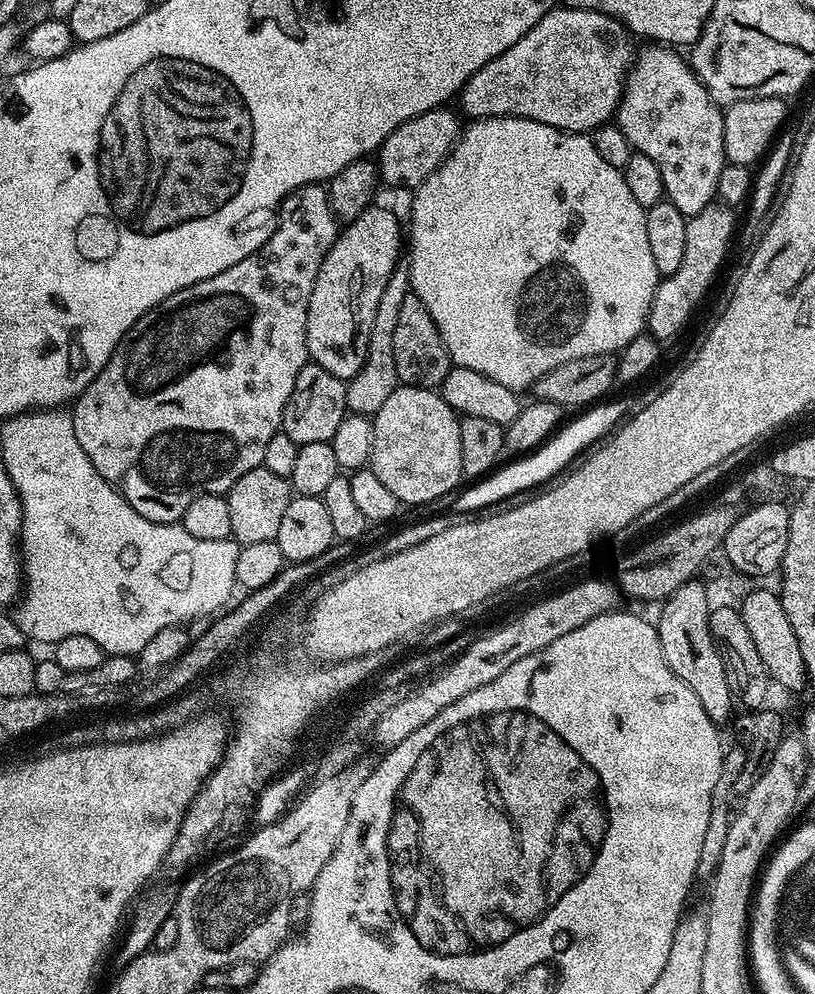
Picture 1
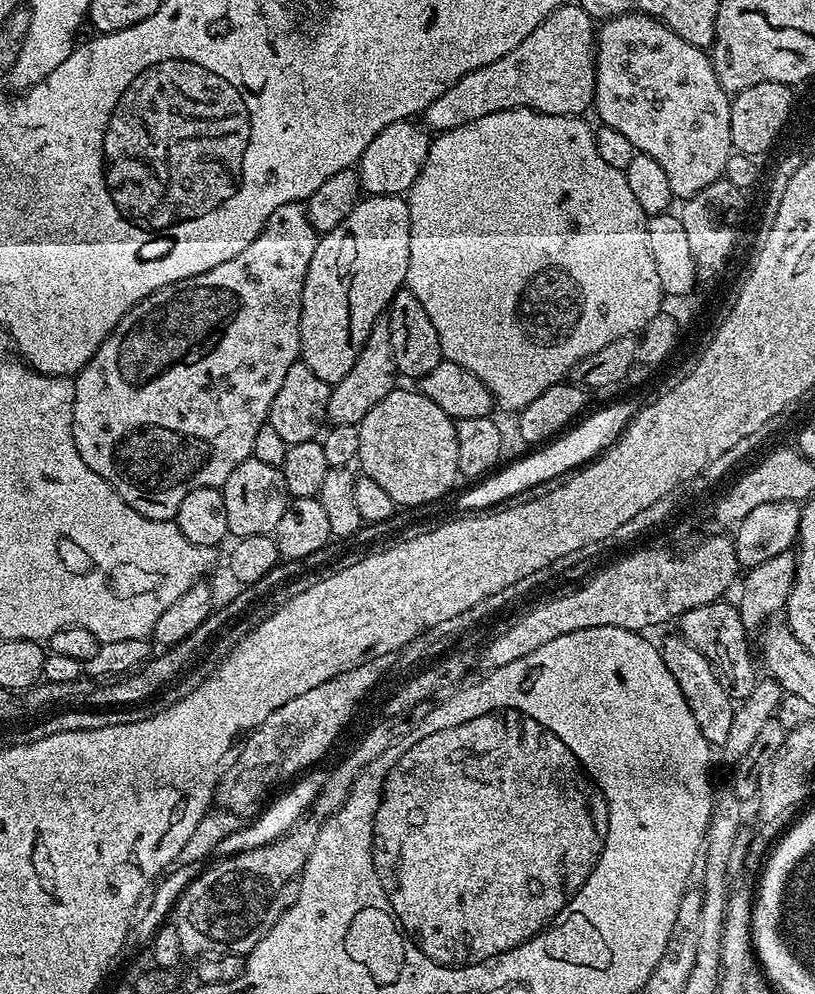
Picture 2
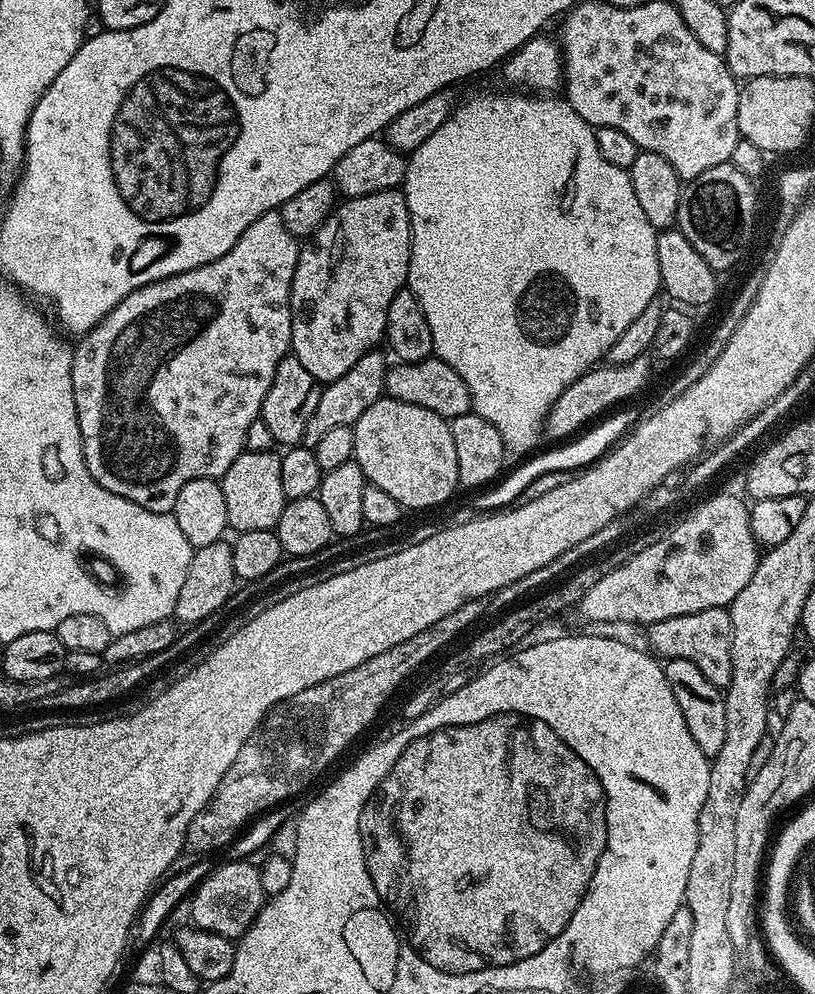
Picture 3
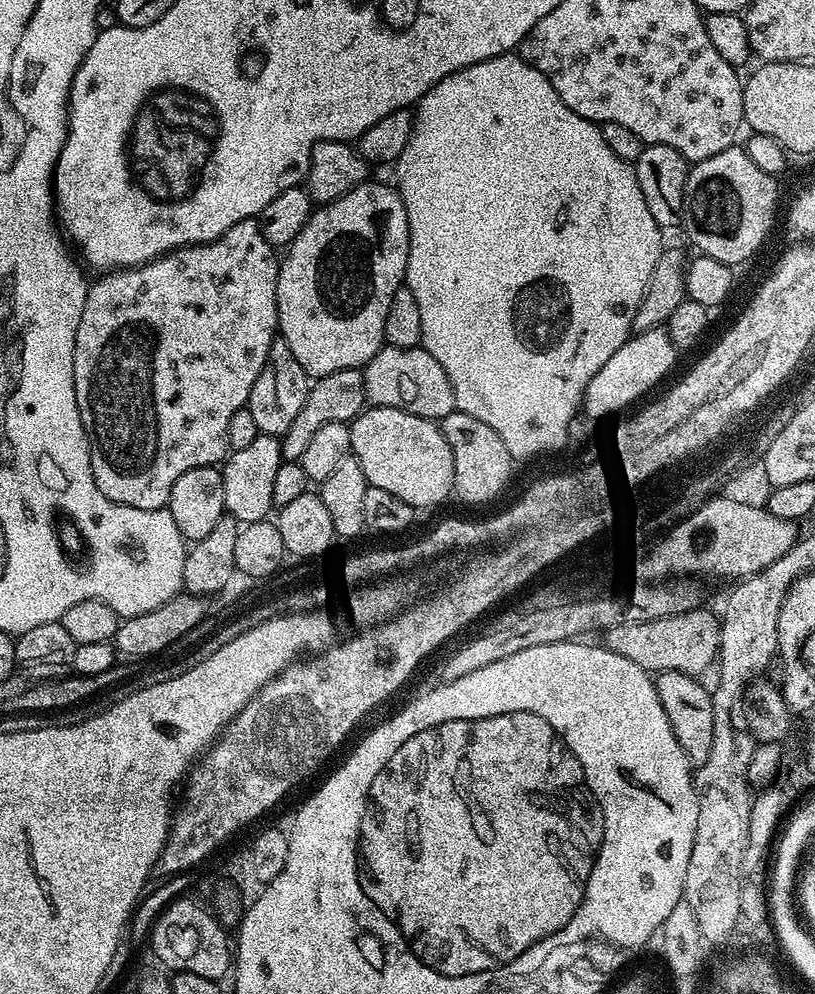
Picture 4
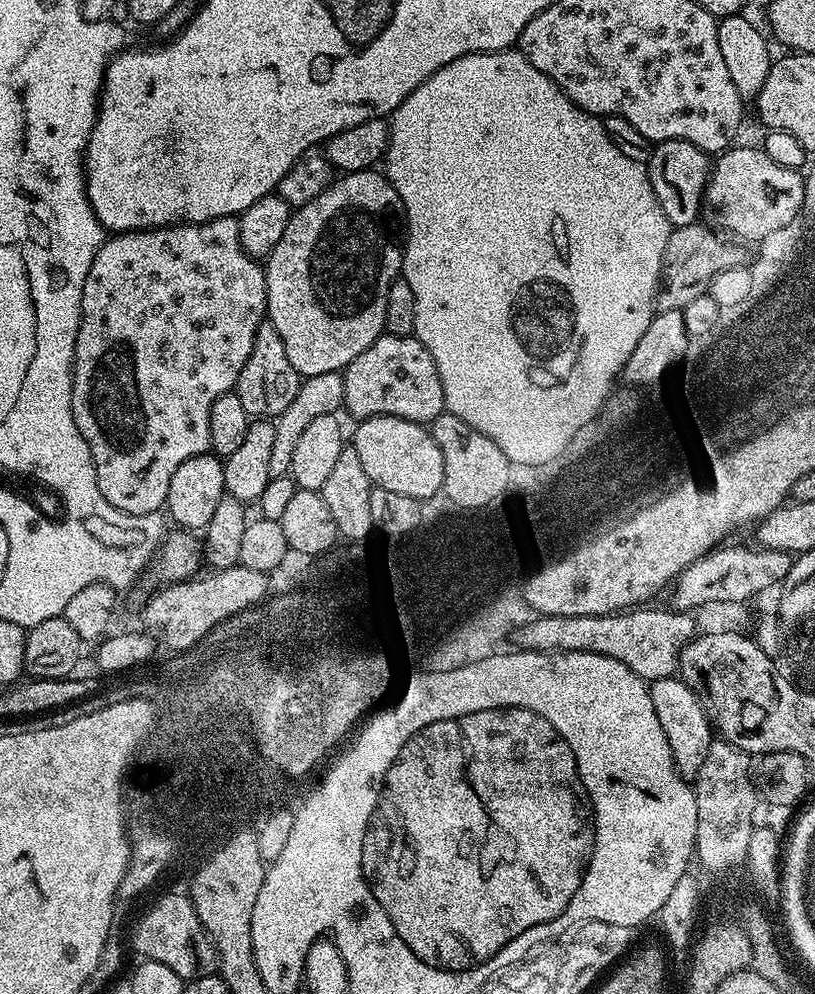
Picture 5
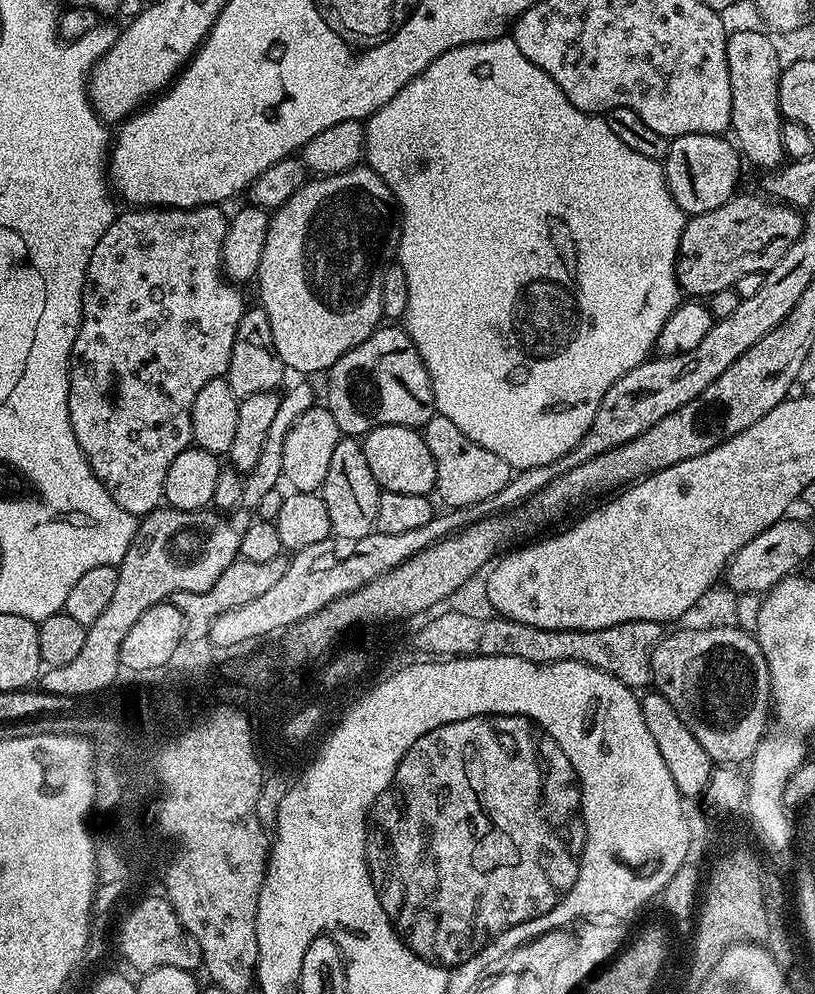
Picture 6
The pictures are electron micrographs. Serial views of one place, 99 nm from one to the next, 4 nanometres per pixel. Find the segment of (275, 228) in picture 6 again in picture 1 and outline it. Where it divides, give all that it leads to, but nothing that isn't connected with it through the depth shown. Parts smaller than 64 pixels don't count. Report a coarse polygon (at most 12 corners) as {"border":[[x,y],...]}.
{"border":[[400,220],[343,225],[306,314],[311,363],[345,382],[366,362]]}

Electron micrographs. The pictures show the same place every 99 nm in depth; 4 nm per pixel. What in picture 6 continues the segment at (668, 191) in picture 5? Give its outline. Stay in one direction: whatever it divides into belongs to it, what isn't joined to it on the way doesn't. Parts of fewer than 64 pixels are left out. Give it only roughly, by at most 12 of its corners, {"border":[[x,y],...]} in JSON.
{"border":[[723,135],[671,137],[666,186],[689,217],[737,195],[742,157]]}

